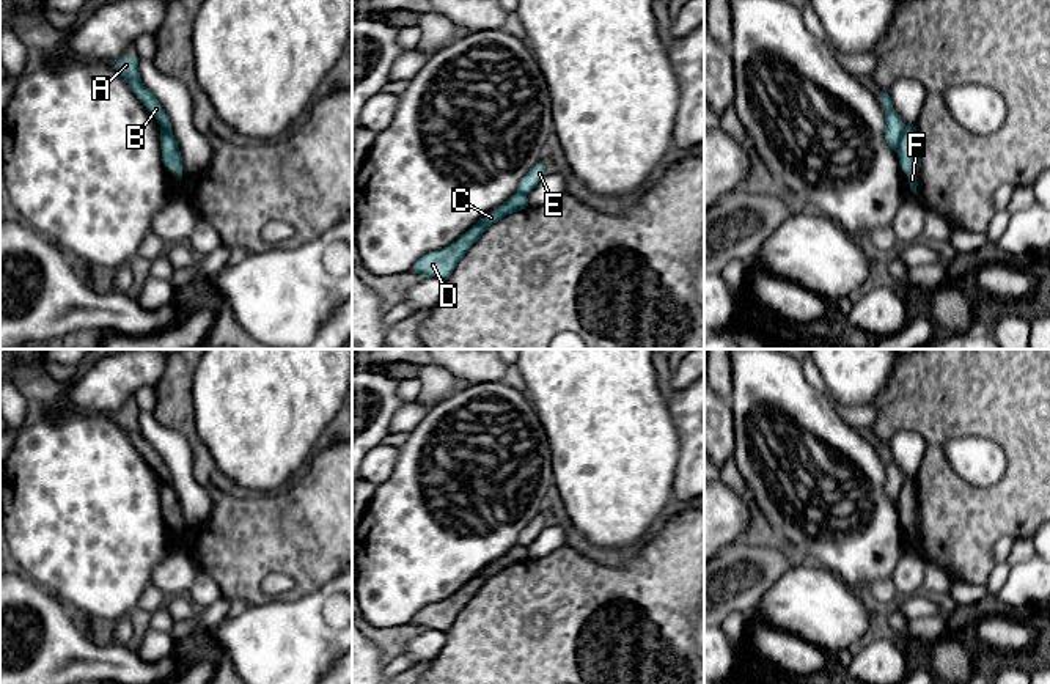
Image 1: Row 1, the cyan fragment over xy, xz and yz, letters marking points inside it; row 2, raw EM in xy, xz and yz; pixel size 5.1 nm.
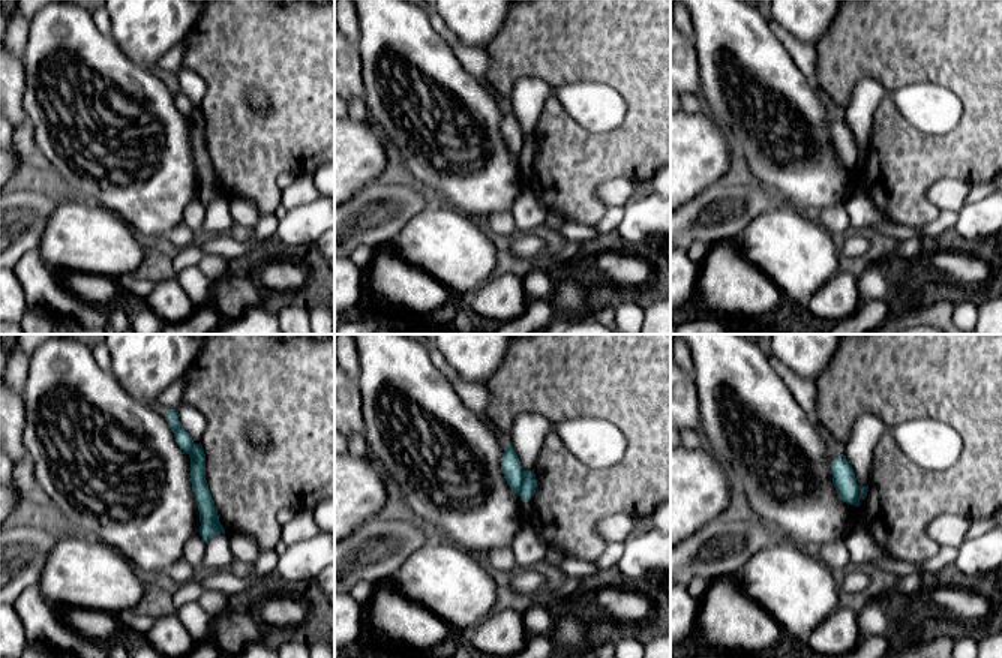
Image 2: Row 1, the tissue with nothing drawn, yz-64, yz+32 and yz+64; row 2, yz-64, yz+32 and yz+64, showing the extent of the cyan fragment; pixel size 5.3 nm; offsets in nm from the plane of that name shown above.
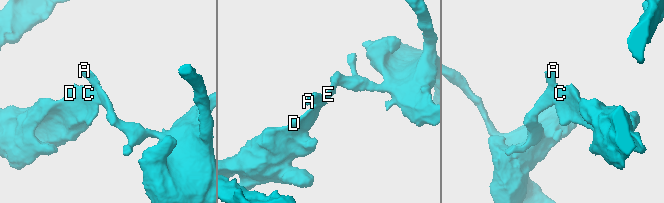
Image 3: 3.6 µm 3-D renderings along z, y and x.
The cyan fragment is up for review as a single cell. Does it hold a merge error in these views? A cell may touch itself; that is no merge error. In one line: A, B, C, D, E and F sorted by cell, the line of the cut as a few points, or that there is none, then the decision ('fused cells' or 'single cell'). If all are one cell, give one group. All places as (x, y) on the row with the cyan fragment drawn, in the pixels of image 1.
A B E / C D F; cut in yz along (904, 129), (896, 150); fused cells

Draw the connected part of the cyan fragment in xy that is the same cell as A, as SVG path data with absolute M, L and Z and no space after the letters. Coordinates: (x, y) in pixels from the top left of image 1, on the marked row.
M123 57L116 61L115 69L124 77L135 96L143 102L146 110L157 120L160 127L171 132L171 123L156 96L145 86L140 79L138 60Z

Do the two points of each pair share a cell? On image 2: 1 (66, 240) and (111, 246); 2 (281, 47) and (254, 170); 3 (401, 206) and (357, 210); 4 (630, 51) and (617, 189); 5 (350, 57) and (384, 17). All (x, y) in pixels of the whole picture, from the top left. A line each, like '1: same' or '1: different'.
1: same
2: same
3: same
4: different
5: different

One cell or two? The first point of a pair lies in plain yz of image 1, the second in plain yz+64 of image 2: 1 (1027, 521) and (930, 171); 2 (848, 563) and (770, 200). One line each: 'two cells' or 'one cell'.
1: one cell
2: two cells

